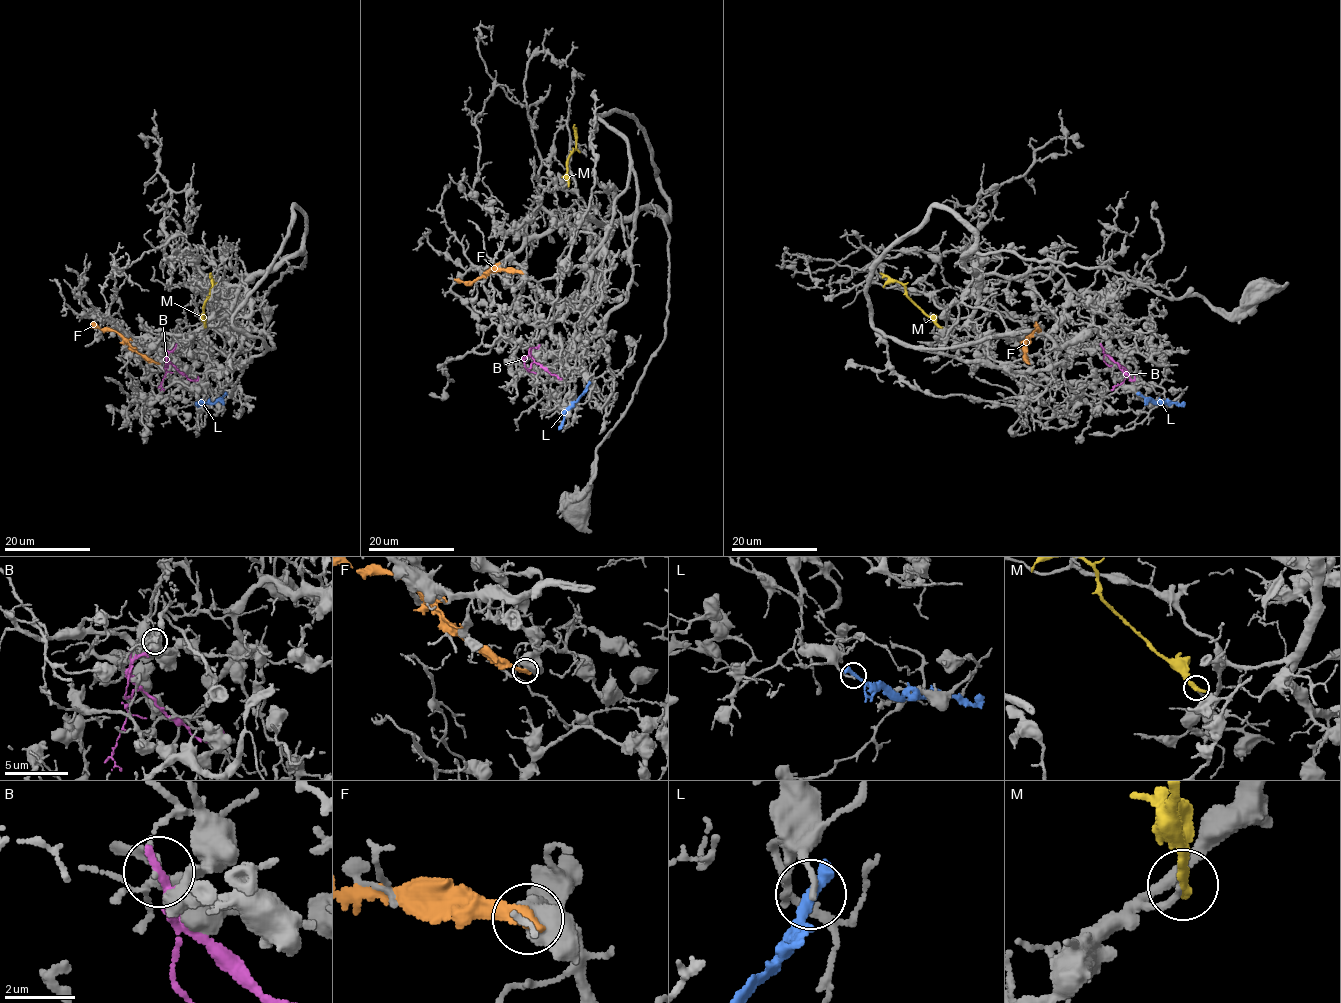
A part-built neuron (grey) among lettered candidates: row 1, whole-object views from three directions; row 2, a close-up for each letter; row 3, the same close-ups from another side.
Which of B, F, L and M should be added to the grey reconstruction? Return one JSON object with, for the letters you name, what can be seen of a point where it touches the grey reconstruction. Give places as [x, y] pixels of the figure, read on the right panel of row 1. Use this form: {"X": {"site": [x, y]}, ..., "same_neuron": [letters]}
{"same_neuron": []}

